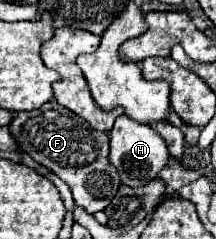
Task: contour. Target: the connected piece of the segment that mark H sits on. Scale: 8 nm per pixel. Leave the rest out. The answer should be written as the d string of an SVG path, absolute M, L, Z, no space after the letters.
M120 115L116 119L116 123L110 131L108 161L118 169L122 185L128 185L128 187L146 185L148 181L158 177L160 169L168 163L168 159L170 159L170 155L168 155L168 147L164 143L164 139L158 133L154 133L154 129L150 125L140 125L126 115Z

